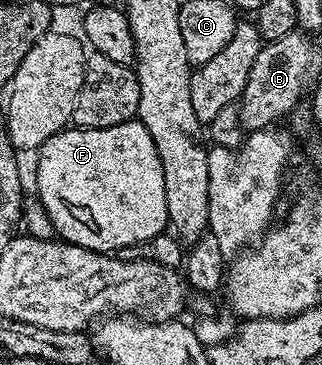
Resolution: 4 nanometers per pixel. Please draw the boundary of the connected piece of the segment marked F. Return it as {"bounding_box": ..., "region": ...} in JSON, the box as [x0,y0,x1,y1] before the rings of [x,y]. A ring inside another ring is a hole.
{"bounding_box":[36,121,170,253],"region":[[[131,121],[129,123],[121,123],[120,125],[112,125],[111,127],[101,127],[100,129],[92,129],[91,127],[81,128],[77,125],[71,126],[65,131],[58,131],[52,137],[48,137],[48,141],[37,152],[36,158],[38,158],[37,198],[42,200],[44,209],[48,209],[48,217],[52,217],[52,225],[55,232],[65,242],[72,243],[77,247],[83,247],[89,251],[122,253],[125,247],[134,247],[137,243],[142,243],[142,245],[149,244],[150,240],[155,239],[157,235],[163,234],[167,230],[170,214],[168,213],[164,169],[160,161],[160,153],[152,141],[152,133],[148,133],[148,129],[141,121]]]}

